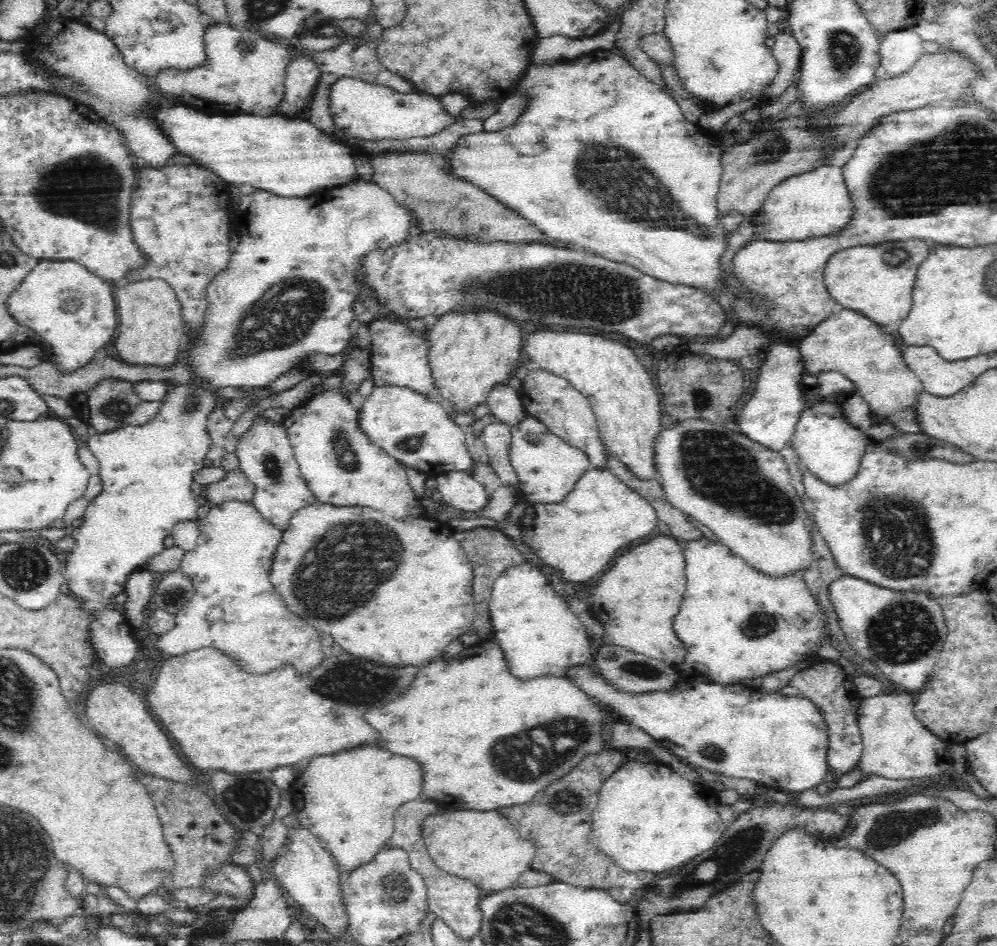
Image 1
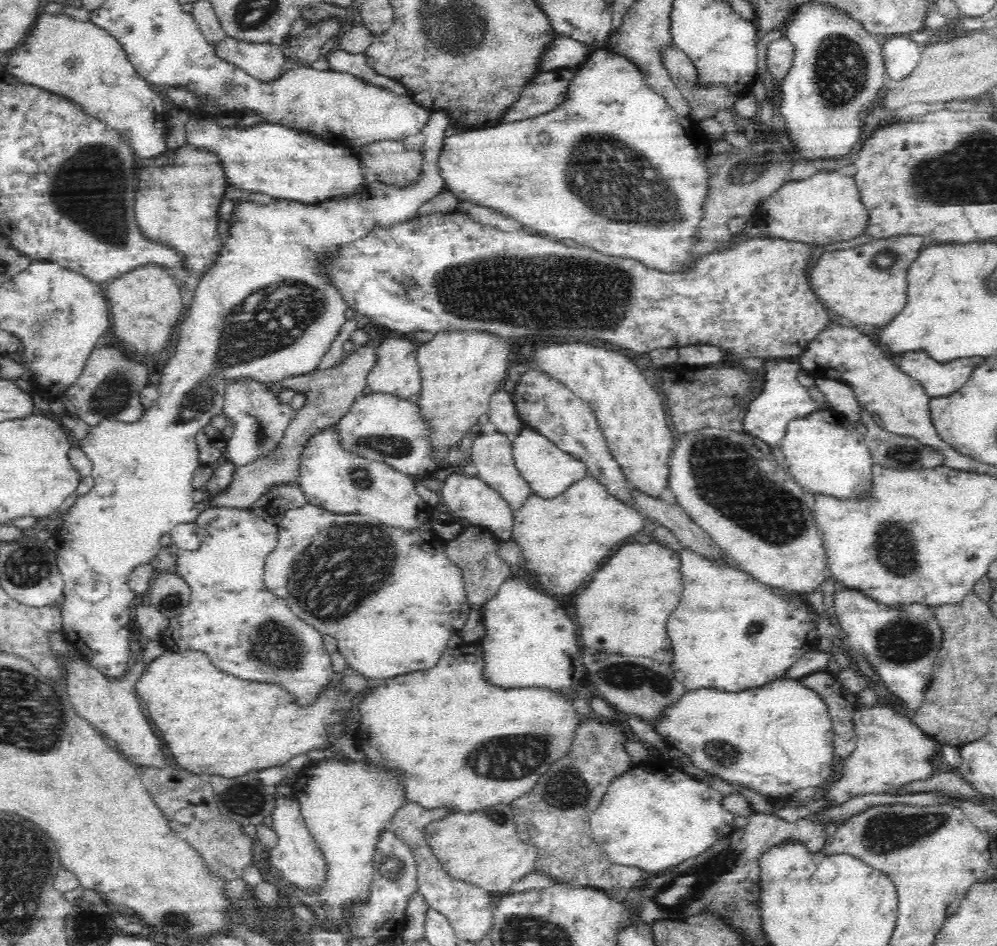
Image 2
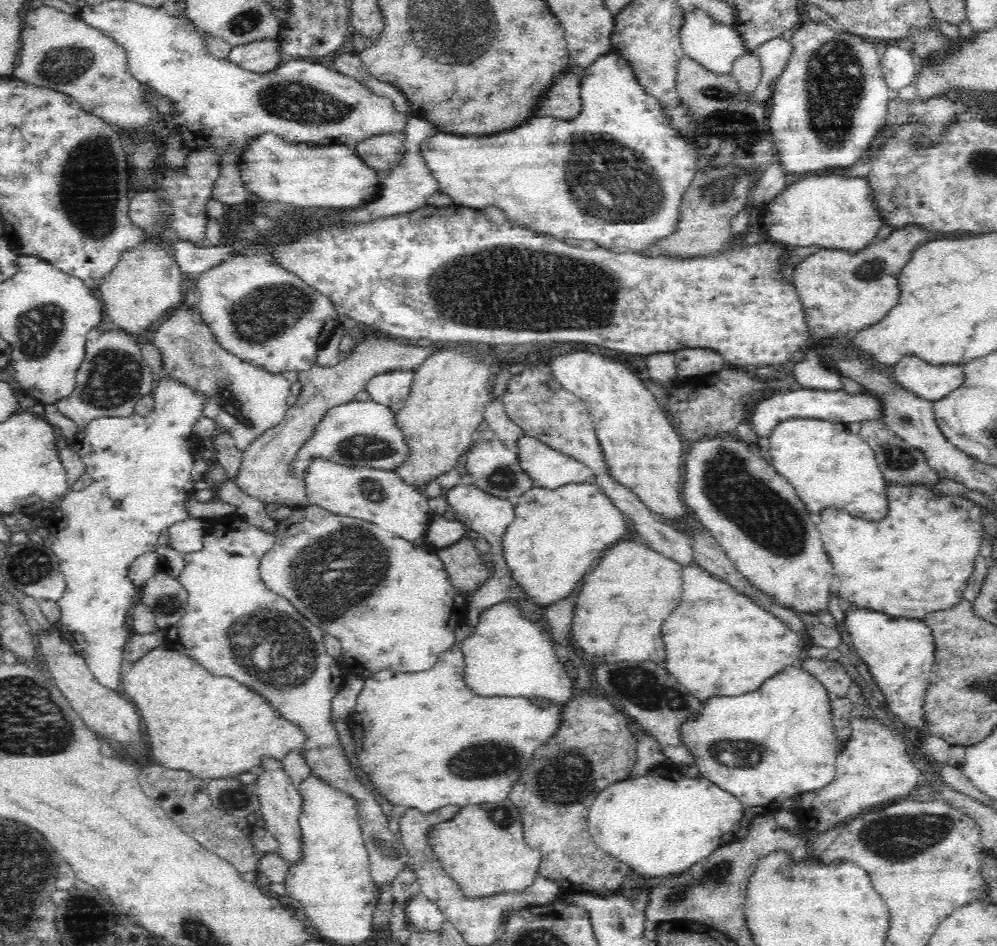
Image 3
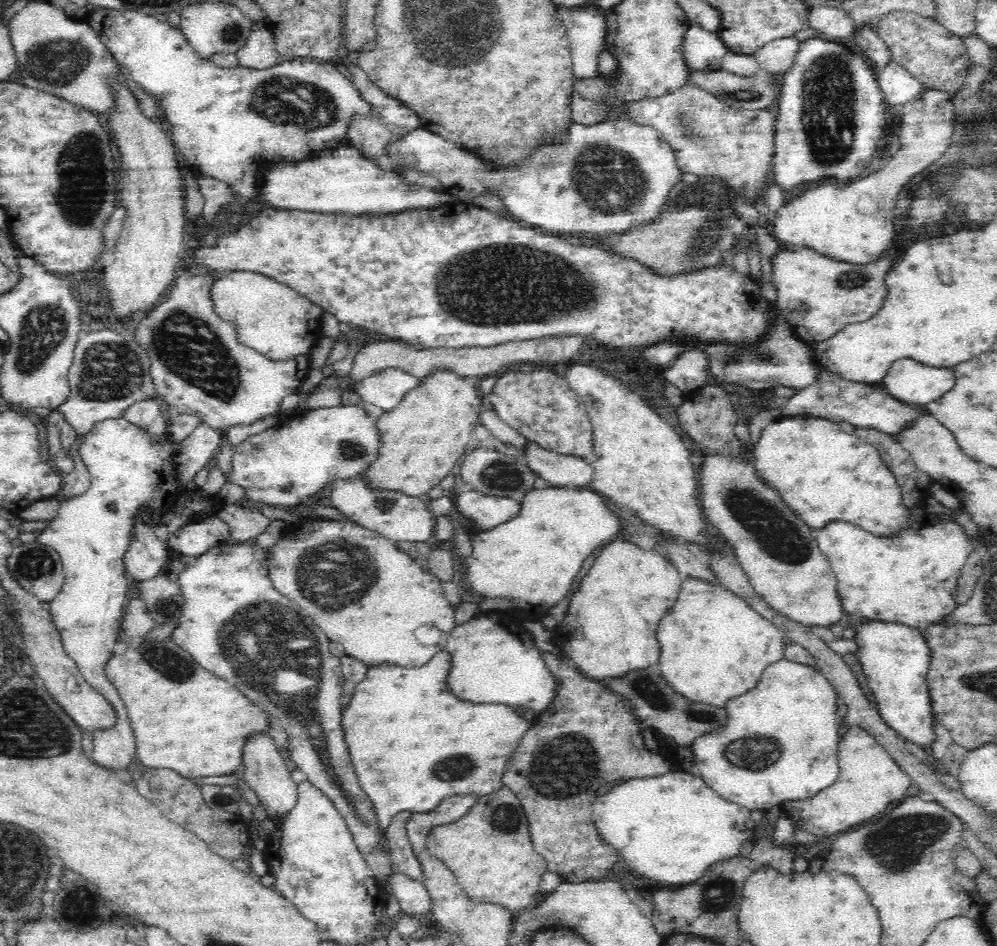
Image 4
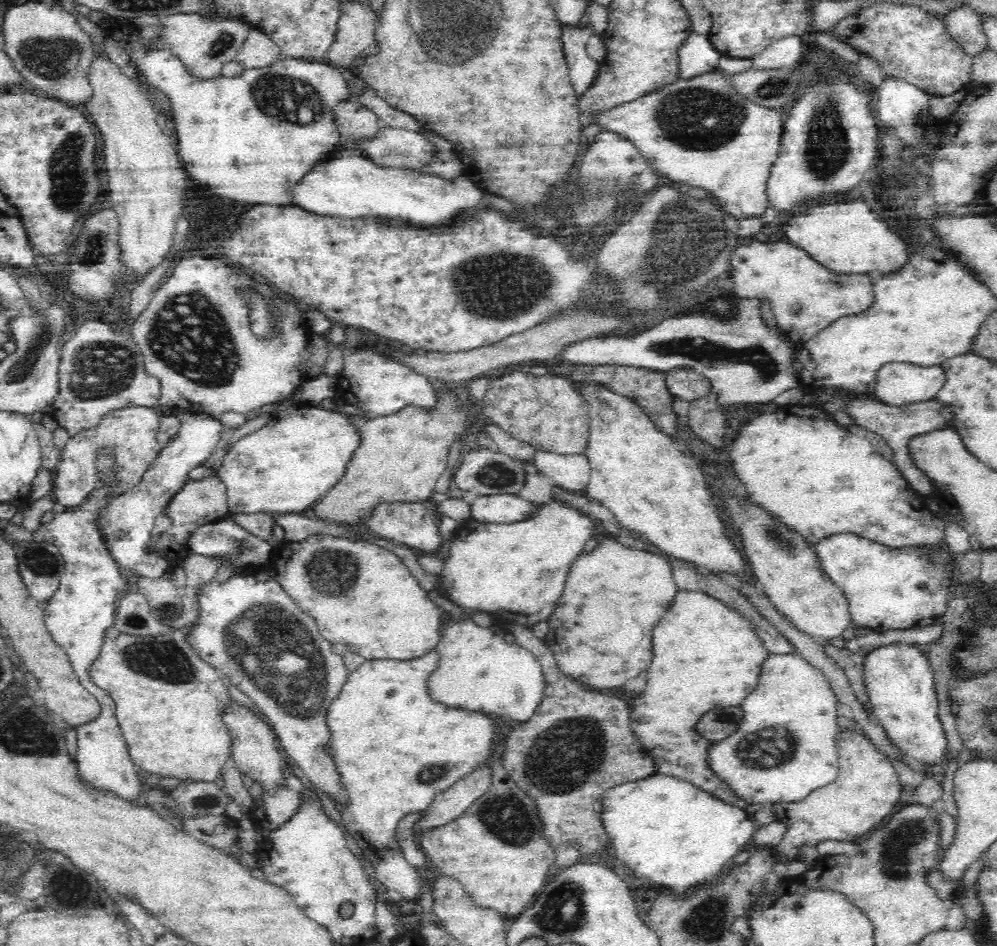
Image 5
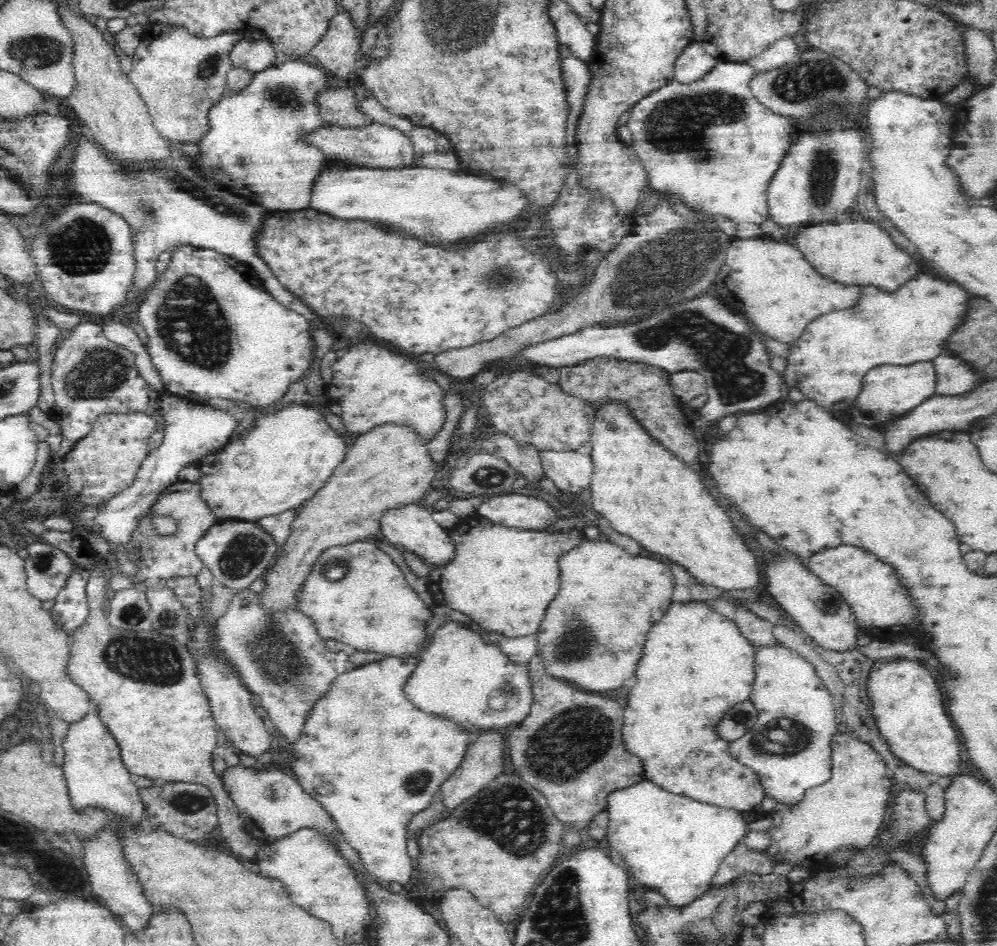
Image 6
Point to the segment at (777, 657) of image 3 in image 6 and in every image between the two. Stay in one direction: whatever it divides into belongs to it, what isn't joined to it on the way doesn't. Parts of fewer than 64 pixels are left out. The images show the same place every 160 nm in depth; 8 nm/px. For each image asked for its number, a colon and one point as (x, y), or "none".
4: (715, 647)
5: (706, 656)
6: (695, 666)

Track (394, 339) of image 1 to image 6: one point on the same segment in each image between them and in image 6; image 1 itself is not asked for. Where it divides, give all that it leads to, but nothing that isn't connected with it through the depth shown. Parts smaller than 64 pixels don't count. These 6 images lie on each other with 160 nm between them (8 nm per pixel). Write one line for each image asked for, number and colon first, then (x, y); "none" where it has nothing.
2: (397, 373)
3: (390, 389)
4: (386, 388)
5: (374, 384)
6: (372, 386)

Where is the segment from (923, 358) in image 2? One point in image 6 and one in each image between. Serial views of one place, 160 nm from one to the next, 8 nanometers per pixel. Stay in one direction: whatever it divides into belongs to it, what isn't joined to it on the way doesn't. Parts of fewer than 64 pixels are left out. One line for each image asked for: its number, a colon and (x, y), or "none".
3: (931, 382)
4: (911, 382)
5: (897, 383)
6: (888, 392)

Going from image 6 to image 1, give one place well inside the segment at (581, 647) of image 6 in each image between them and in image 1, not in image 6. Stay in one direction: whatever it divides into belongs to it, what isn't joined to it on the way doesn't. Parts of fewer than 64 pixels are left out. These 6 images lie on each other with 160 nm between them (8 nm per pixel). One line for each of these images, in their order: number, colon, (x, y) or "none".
1: (637, 598)
2: (623, 610)
3: (624, 600)
4: (609, 630)
5: (613, 592)

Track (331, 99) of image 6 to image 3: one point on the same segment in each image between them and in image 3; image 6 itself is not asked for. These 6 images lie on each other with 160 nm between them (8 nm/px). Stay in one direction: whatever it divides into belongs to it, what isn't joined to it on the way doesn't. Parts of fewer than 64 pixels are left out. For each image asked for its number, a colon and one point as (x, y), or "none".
3: (381, 152)
4: (367, 133)
5: (353, 121)

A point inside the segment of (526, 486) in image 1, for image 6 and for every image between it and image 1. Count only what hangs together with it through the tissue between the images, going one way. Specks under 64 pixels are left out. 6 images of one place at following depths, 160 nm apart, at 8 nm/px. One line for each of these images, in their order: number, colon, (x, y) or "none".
2: (549, 471)
3: (549, 468)
4: (559, 469)
5: (572, 472)
6: (571, 471)

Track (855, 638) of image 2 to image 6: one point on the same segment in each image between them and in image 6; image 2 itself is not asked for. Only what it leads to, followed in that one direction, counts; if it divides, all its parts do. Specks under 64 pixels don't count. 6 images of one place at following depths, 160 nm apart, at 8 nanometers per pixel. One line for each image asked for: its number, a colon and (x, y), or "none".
3: (899, 653)
4: (895, 658)
5: (901, 687)
6: (907, 706)

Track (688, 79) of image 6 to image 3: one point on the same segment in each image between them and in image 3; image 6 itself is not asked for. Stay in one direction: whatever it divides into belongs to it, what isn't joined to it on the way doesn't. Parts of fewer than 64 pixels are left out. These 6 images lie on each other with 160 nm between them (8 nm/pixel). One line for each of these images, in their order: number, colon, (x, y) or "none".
3: (715, 47)
4: (702, 50)
5: (697, 56)

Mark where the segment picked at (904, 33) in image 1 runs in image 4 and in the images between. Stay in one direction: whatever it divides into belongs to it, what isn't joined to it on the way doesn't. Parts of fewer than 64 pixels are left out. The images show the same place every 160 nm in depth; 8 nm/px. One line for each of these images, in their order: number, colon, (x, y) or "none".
2: (901, 55)
3: (899, 67)
4: (897, 86)

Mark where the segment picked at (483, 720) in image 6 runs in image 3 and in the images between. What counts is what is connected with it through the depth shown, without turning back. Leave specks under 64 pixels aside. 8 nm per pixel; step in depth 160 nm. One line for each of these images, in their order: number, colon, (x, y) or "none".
3: (505, 655)
4: (490, 665)
5: (482, 670)

